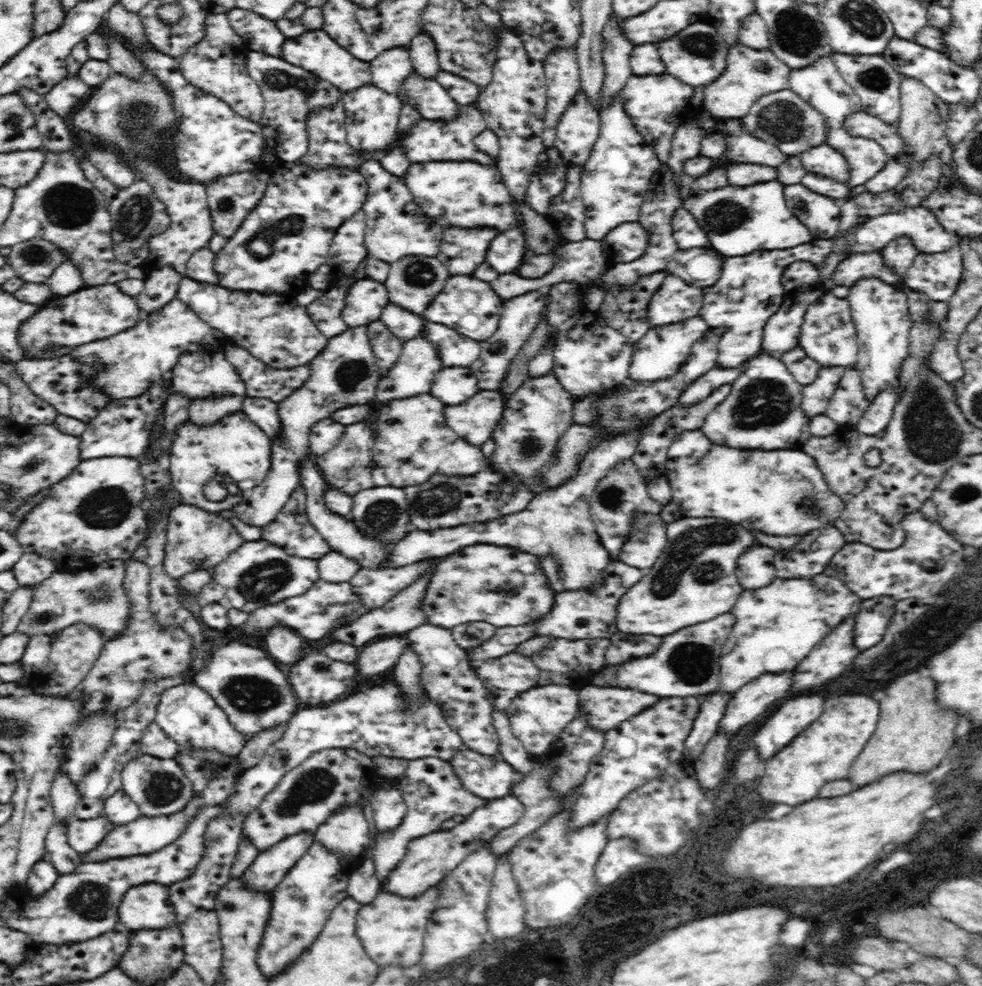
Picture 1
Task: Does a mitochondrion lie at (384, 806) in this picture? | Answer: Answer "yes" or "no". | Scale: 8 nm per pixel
no

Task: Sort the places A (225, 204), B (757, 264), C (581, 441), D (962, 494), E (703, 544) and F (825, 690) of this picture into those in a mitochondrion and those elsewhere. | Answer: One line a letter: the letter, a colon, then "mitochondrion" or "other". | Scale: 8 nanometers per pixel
A: mitochondrion
B: other
C: mitochondrion
D: mitochondrion
E: mitochondrion
F: other

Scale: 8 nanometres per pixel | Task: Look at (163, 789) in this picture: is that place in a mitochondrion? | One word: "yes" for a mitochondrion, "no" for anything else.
yes

